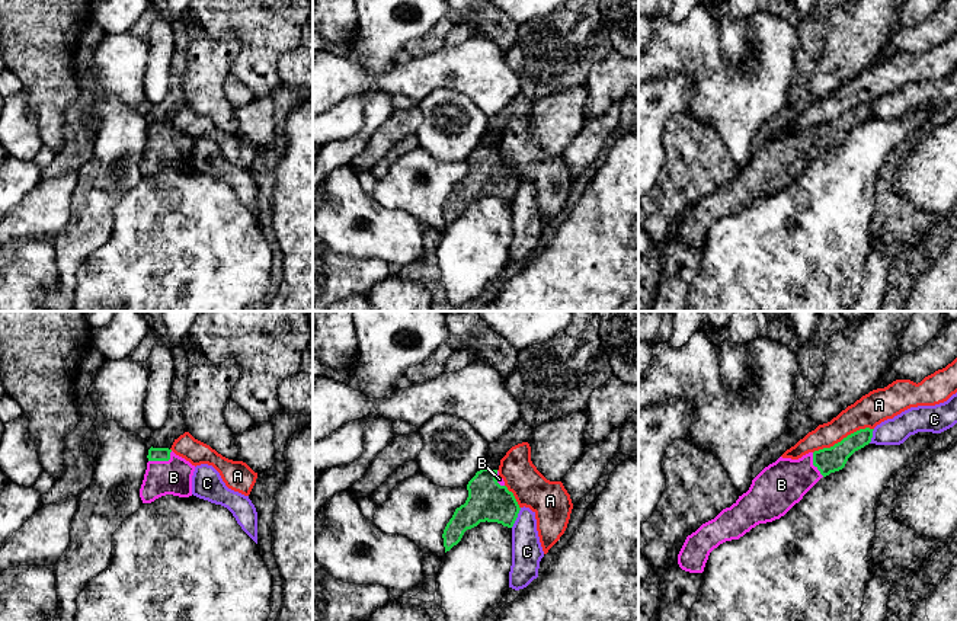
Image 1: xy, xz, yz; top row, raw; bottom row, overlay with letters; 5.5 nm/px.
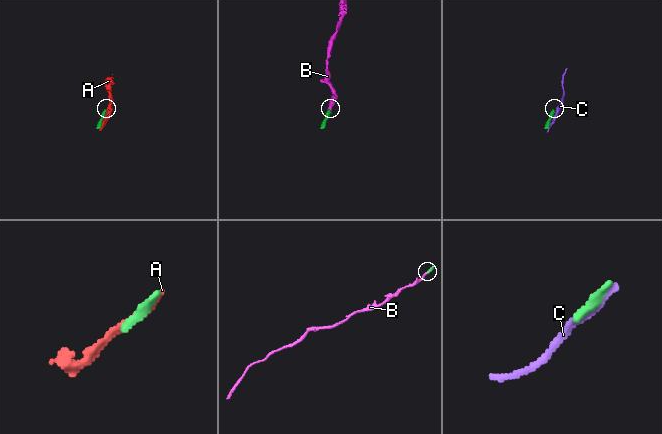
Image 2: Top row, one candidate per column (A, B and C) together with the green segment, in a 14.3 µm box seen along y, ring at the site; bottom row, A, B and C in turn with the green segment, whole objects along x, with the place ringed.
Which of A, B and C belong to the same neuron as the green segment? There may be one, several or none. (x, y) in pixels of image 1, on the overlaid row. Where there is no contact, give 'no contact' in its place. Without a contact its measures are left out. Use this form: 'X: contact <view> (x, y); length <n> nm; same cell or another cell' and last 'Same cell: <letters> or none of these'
A: contact yz (844, 438); length 360 nm; another cell
B: contact xy (162, 460); length 150 nm; same cell
C: contact xz (517, 517); length 130 nm; another cell
Same cell: B

